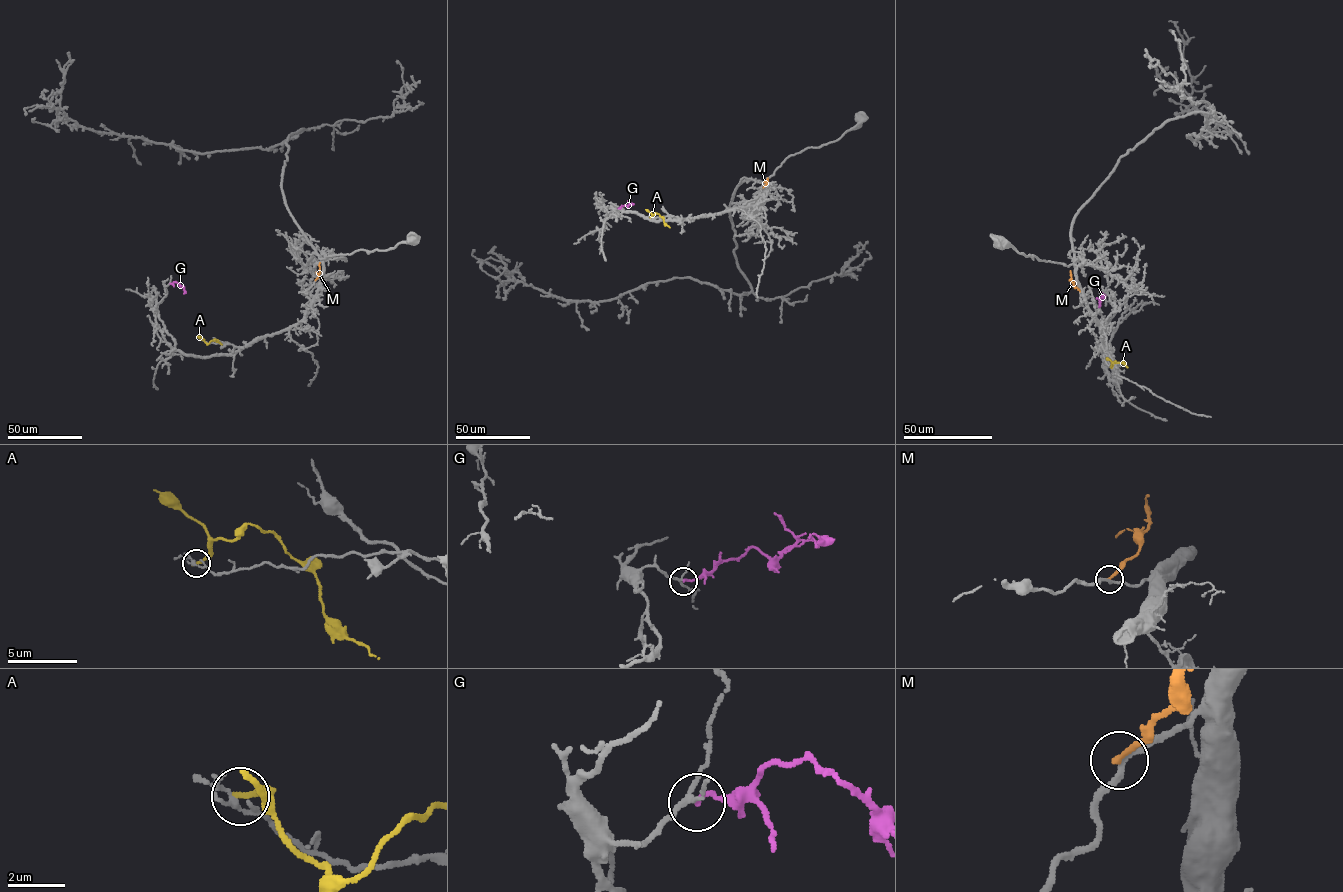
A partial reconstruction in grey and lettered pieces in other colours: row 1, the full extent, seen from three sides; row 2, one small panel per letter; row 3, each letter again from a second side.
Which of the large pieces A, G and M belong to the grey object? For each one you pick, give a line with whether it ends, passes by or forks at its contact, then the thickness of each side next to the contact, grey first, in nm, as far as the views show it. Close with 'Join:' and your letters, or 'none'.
Join: none

